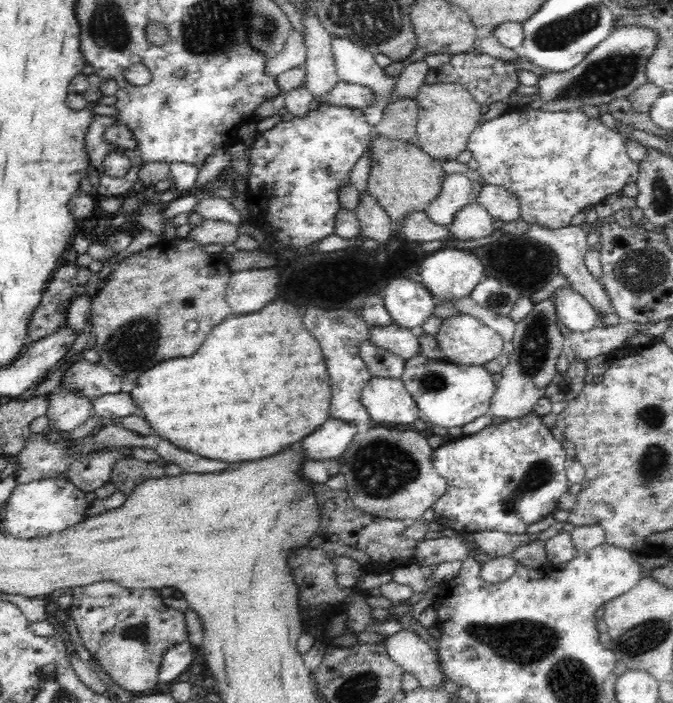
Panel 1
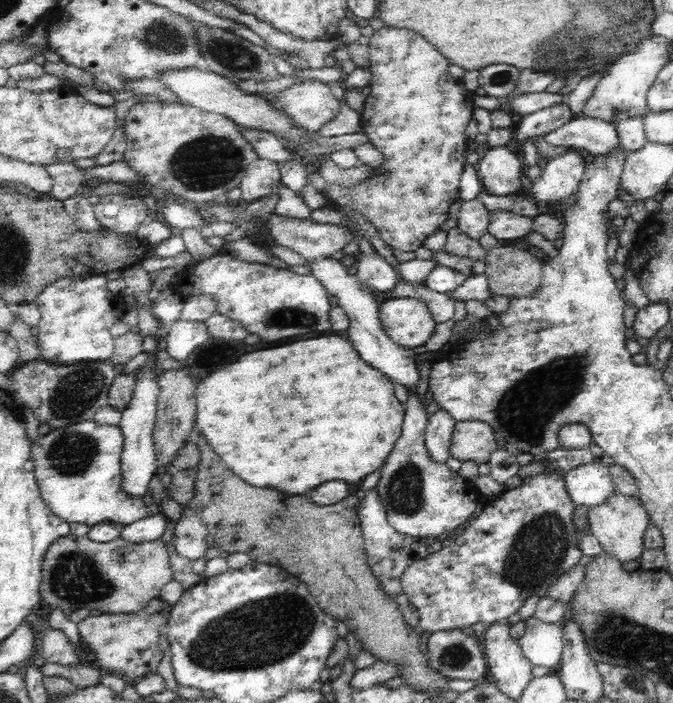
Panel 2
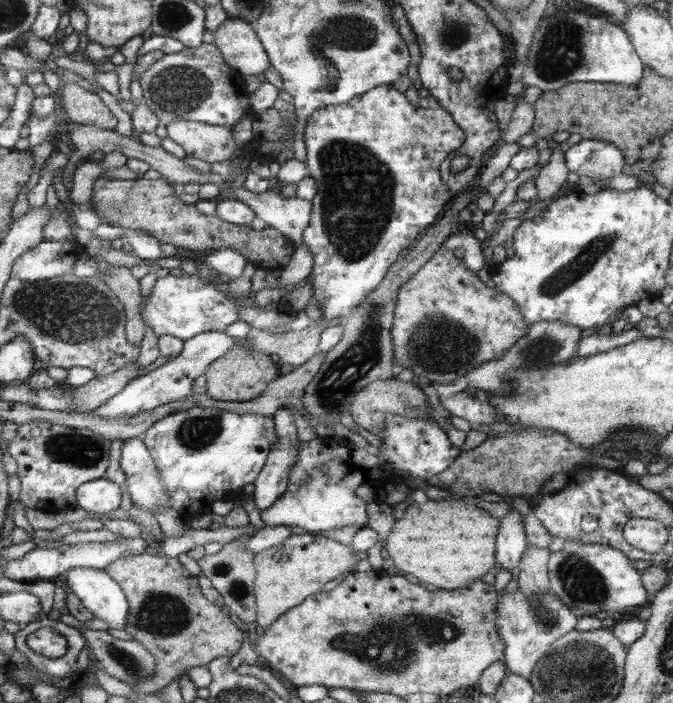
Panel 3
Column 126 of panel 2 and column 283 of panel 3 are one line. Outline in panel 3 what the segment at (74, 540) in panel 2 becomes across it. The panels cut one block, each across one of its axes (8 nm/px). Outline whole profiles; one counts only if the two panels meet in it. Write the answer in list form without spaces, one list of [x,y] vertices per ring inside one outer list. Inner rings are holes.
[[[298,534],[284,539],[283,543],[257,552],[254,564],[257,577],[254,582],[254,598],[257,604],[256,622],[268,628],[280,615],[299,607],[304,600],[322,591],[322,587],[343,572],[356,570],[355,564],[367,558],[367,552],[354,553],[352,545],[344,545],[328,539],[323,534]]]

